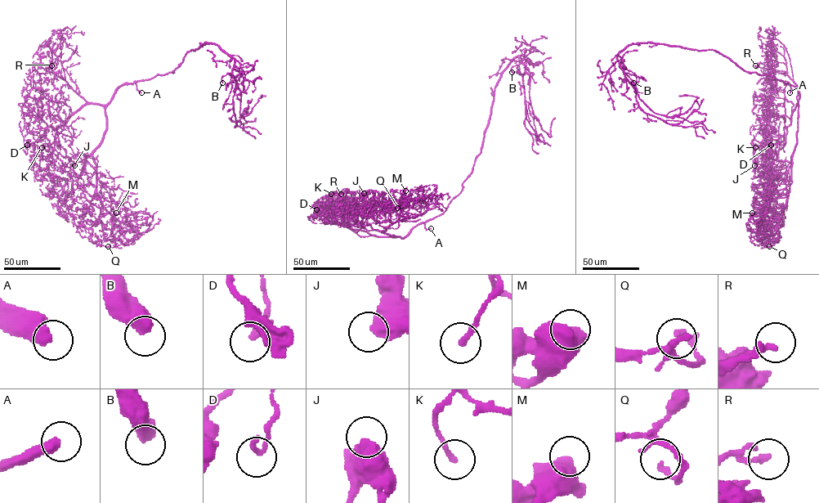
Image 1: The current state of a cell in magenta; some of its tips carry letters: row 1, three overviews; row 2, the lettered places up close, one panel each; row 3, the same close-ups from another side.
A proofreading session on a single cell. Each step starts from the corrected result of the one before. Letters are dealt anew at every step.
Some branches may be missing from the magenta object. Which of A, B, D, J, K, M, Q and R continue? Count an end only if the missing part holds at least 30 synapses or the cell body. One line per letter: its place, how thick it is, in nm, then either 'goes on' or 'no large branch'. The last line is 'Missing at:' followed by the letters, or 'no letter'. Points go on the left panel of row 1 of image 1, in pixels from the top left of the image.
A: place (141, 92); calibre 500 nm; goes on
B: place (222, 83); calibre 550 nm; no large branch
D: place (27, 145); calibre 200 nm; no large branch
J: place (74, 165); calibre 600 nm; no large branch
K: place (42, 147); calibre 200 nm; no large branch
M: place (116, 213); calibre 650 nm; no large branch
Q: place (108, 246); calibre 190 nm; no large branch
R: place (51, 65); calibre 260 nm; goes on
Missing at: A, R

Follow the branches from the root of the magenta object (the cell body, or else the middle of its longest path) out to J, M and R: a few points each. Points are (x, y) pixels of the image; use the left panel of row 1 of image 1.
J: (172, 72), (120, 86), (105, 107), (106, 132), (103, 139), (84, 159), (69, 161), (66, 166), (74, 165)
M: (172, 72), (126, 83), (105, 107), (106, 132), (92, 157), (100, 203), (114, 217), (111, 222), (116, 213)
R: (172, 72), (126, 83), (108, 103), (96, 105), (87, 103), (64, 80), (46, 71), (51, 65)

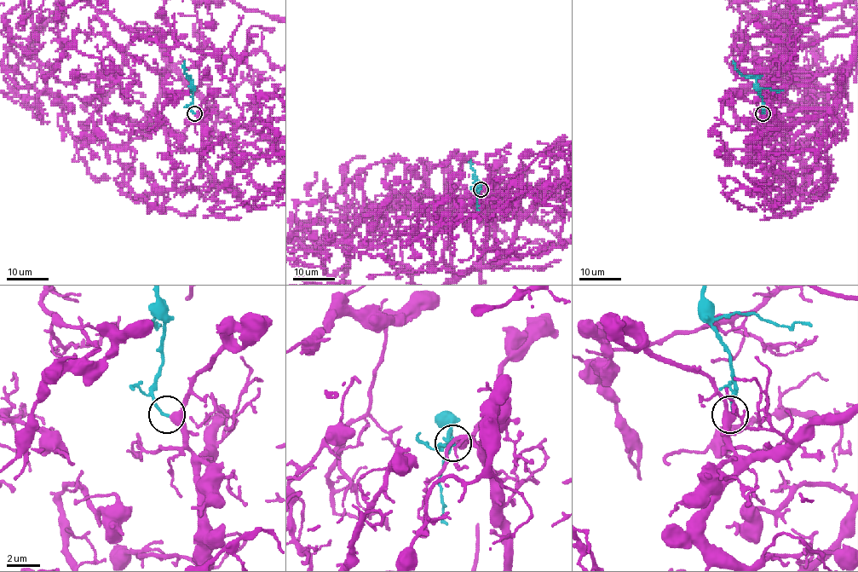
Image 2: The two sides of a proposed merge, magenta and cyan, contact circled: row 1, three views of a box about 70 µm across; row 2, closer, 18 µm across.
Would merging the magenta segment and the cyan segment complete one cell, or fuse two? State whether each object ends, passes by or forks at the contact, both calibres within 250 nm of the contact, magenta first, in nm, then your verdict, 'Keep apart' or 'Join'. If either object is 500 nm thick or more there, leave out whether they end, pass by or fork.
At the ring magenta passes by. At the ring cyan ends. Thickness 360 nm (magenta) against 160 nm. Join

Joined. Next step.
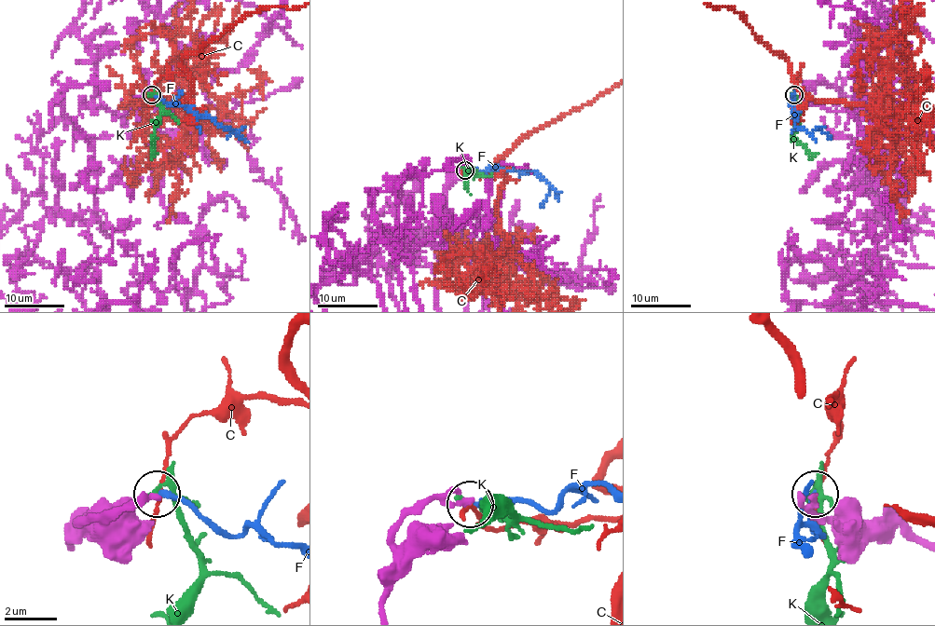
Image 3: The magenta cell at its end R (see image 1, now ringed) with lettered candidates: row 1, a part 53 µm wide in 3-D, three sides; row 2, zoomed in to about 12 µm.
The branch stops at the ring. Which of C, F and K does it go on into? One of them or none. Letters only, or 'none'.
F

